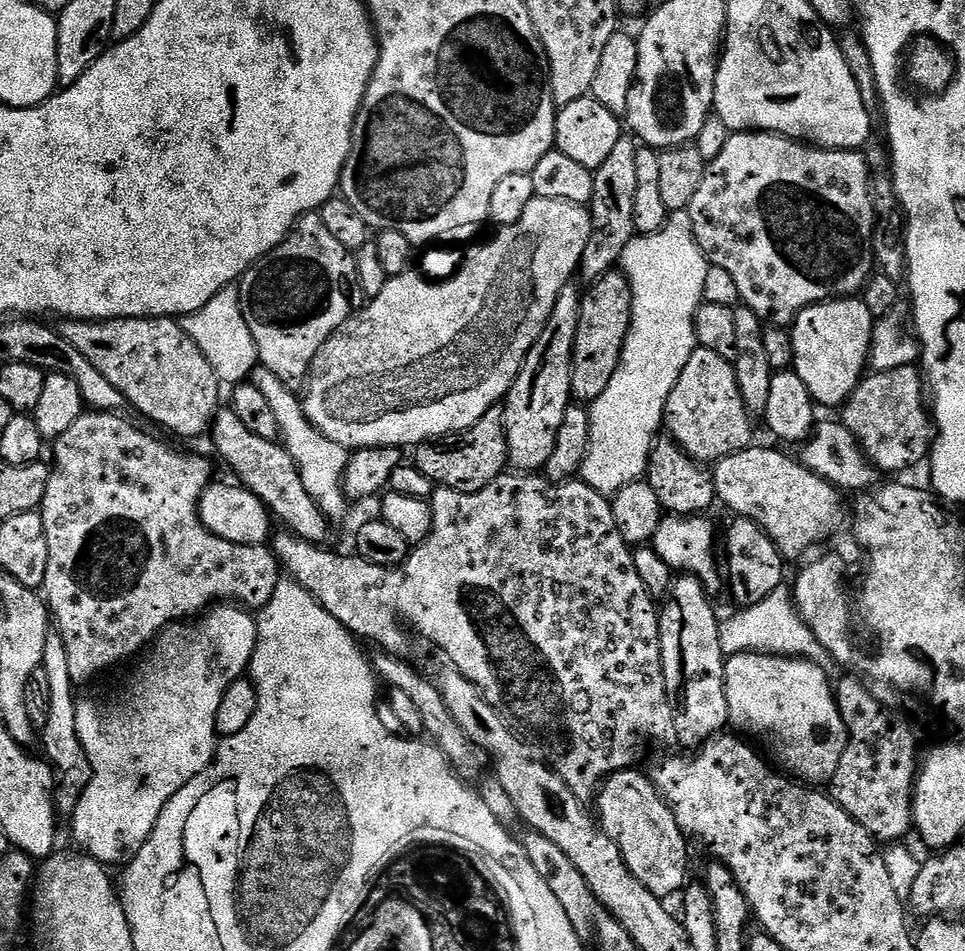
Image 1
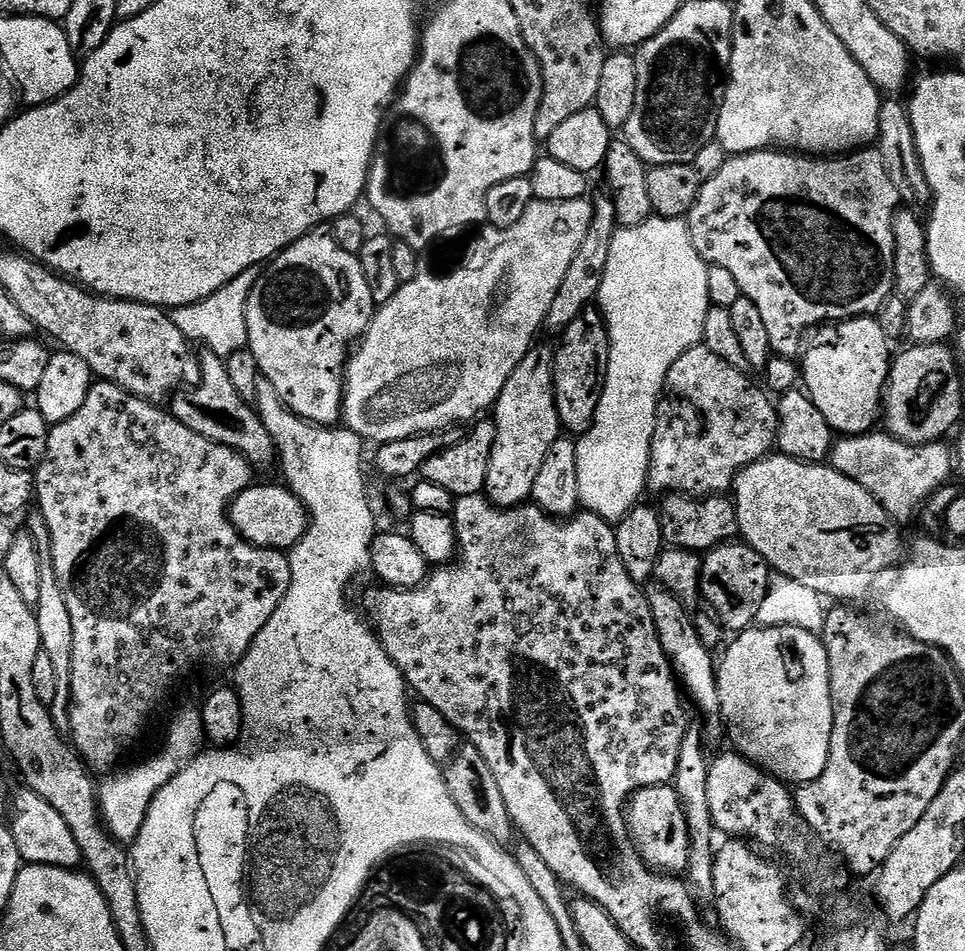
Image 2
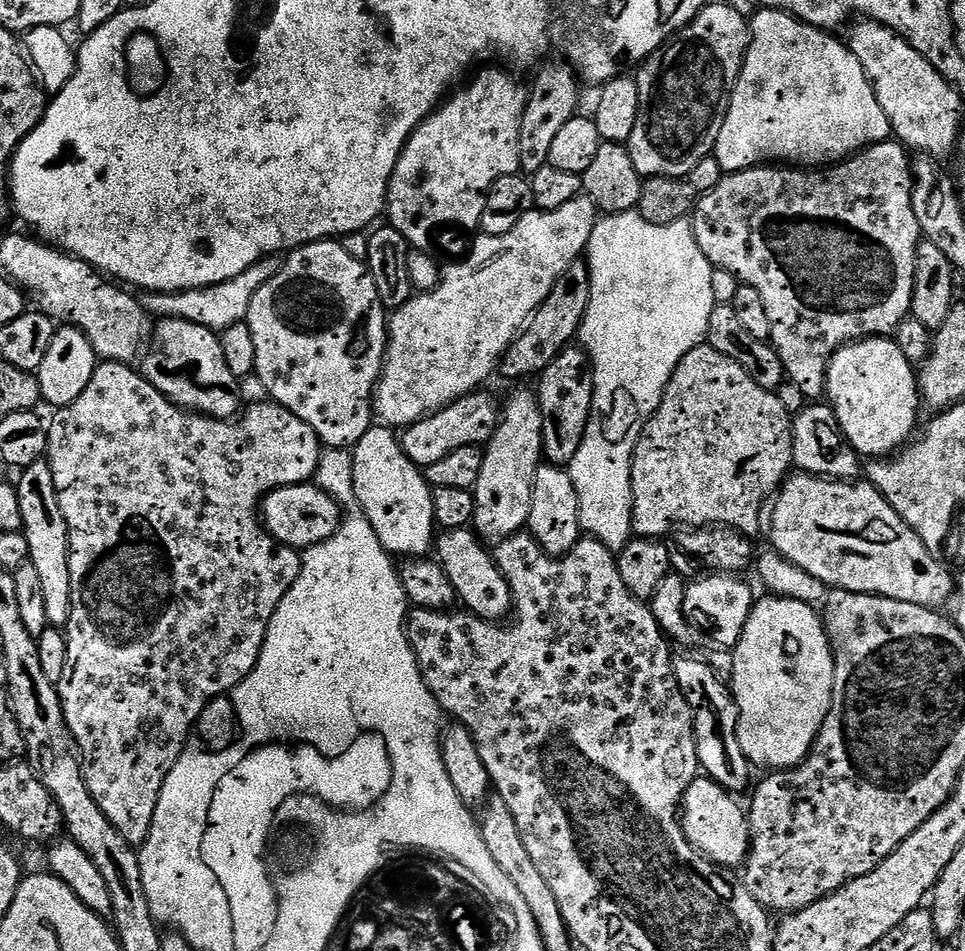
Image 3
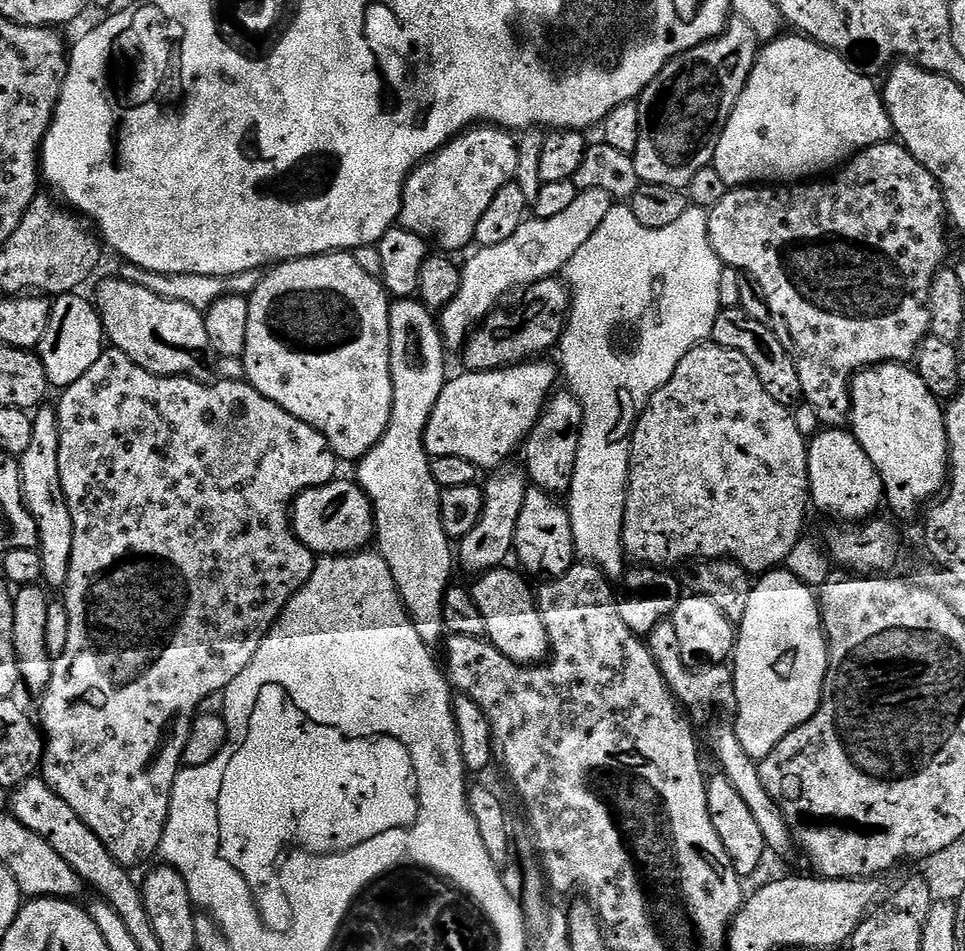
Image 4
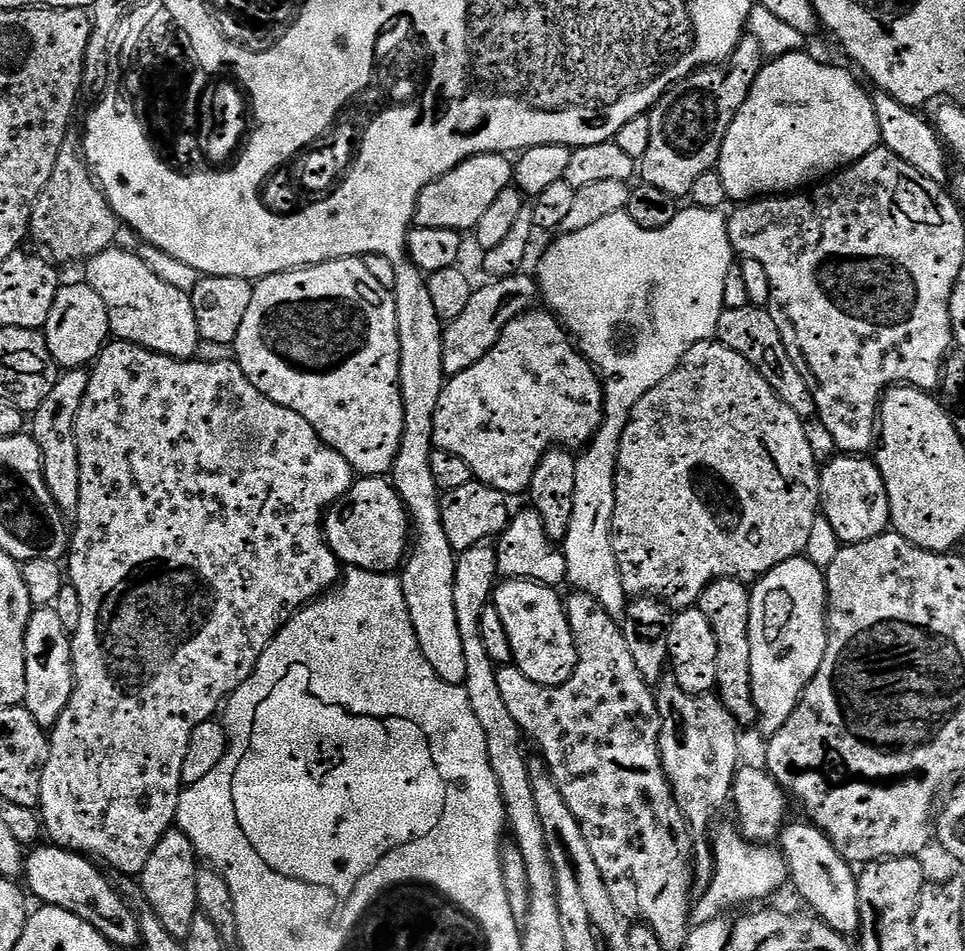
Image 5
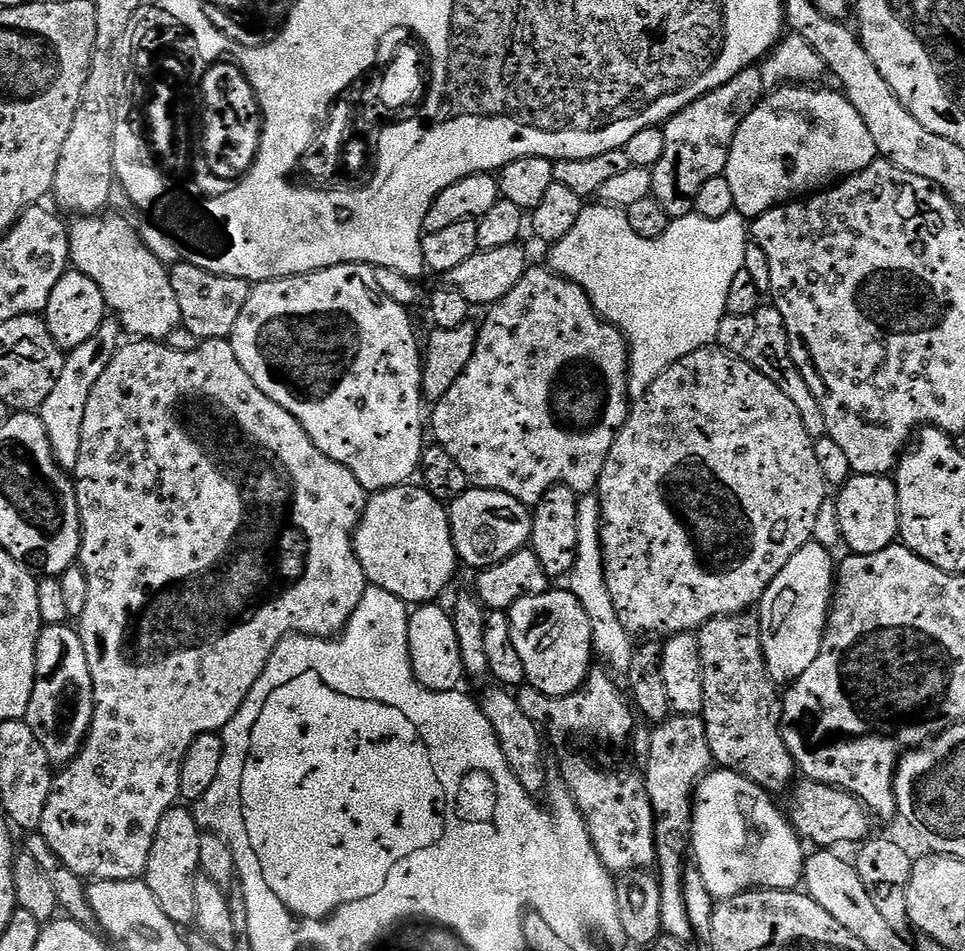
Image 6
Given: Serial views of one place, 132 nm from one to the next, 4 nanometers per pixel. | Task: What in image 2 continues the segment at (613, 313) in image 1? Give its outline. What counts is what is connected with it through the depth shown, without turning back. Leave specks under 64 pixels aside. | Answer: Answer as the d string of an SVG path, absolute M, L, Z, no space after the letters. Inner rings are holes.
M590 306L570 322L570 326L562 333L564 345L555 349L556 361L554 362L554 398L560 419L560 427L565 433L579 438L590 430L594 422L594 414L598 410L598 402L602 402L602 390L608 373L610 362L610 346L608 345L608 326L604 321L604 314L599 307Z

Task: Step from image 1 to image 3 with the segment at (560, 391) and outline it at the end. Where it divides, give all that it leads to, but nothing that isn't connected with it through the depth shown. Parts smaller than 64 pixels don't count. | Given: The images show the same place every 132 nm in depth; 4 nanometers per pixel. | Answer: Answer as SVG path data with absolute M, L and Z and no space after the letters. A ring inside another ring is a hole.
M535 391L516 392L508 401L503 401L496 429L491 440L484 448L482 474L478 474L478 482L474 489L476 497L476 518L474 531L481 541L499 542L510 538L515 532L521 531L530 518L530 490L534 486L534 474L542 463L542 416L536 401Z

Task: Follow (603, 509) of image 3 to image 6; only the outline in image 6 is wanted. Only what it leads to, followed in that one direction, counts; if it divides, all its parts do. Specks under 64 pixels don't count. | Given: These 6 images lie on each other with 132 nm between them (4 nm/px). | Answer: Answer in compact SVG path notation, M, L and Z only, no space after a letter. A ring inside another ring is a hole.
M596 202L593 208L592 205L586 206L582 210L582 214L578 214L578 222L574 222L574 226L571 227L570 234L566 234L566 238L562 238L558 243L551 245L552 264L550 263L550 268L558 275L565 276L567 280L573 280L578 286L582 286L582 290L590 298L593 306L596 307L597 314L603 316L608 323L619 328L620 333L624 335L624 339L628 342L628 394L629 397L635 398L646 394L646 390L652 385L654 378L658 378L667 368L674 366L674 362L686 358L686 354L694 354L694 350L716 344L718 326L728 311L726 294L730 294L730 282L734 282L735 276L744 270L746 246L749 242L749 225L746 223L745 217L735 210L726 214L724 218L714 218L713 220L695 214L677 216L669 223L668 229L658 239L647 240L638 234L634 234L634 230L630 230L627 211L603 202ZM584 494L578 500L578 558L570 573L570 591L580 599L586 614L590 614L593 633L605 632L608 635L607 663L627 673L634 647L634 636L618 622L618 610L614 610L614 602L610 598L610 590L606 590L606 574L604 573L604 555L600 545L600 498L596 494Z

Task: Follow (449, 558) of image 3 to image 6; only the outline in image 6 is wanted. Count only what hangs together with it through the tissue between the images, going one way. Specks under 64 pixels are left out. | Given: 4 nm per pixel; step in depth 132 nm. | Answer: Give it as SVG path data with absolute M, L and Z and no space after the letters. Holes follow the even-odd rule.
M549 590L518 598L507 613L510 638L514 638L514 646L526 666L527 683L547 696L565 696L578 690L594 666L592 623L580 599L570 590Z

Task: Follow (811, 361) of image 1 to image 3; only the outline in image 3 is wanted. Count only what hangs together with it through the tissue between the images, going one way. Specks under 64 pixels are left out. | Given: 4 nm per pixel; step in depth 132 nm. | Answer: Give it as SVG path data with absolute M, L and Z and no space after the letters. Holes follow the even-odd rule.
M883 336L855 340L836 351L828 364L826 400L834 410L842 434L861 458L888 458L899 452L913 439L912 431L920 420L920 412L922 413L917 369L906 358L906 354L898 350L895 339Z

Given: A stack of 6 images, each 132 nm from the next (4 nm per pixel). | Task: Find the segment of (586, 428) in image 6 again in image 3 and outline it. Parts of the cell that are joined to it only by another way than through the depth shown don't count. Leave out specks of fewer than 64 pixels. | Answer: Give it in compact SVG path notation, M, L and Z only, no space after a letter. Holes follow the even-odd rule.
M477 390L468 396L463 396L461 400L456 400L453 404L438 409L431 416L409 424L403 429L399 442L410 462L414 462L417 468L423 470L434 462L439 462L441 458L446 458L450 450L458 450L458 446L487 445L496 429L497 419L498 400L496 404L494 397L487 396L484 390Z

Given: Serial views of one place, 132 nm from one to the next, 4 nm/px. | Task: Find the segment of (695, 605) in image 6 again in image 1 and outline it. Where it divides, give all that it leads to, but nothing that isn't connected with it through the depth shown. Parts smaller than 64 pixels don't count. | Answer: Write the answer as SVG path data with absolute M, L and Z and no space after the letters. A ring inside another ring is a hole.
M696 347L690 362L678 374L674 390L666 402L663 427L691 460L708 466L753 443L753 413L744 405L733 361L714 354L709 348Z

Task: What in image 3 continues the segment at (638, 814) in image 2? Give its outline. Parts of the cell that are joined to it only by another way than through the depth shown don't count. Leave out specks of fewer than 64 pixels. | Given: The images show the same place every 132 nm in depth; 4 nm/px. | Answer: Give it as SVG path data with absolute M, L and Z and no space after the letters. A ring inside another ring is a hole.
M700 774L694 782L690 782L682 805L686 838L701 856L724 870L739 869L747 861L748 852L752 848L752 827L748 824L748 812L745 805L743 808L736 800L739 799L721 784Z

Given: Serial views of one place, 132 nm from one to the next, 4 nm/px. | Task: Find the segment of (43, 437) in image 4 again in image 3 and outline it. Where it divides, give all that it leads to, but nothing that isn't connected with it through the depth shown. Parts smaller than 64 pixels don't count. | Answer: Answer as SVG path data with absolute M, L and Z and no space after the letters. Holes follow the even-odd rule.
M47 459L39 460L19 473L20 481L14 487L18 494L18 510L22 510L22 529L30 542L28 563L33 564L42 581L46 618L53 628L63 629L70 618L70 538L62 506L58 506L58 490L54 490L54 474Z

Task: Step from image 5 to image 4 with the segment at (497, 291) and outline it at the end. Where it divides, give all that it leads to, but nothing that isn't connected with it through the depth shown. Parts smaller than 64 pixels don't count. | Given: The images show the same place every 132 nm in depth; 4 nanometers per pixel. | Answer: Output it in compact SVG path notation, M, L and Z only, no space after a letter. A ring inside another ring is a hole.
M549 278L529 284L519 293L520 301L513 308L497 310L484 317L479 326L473 327L464 341L463 367L469 372L489 372L523 364L526 360L543 357L560 343L560 335L568 325L568 311L572 308L572 293L560 278Z

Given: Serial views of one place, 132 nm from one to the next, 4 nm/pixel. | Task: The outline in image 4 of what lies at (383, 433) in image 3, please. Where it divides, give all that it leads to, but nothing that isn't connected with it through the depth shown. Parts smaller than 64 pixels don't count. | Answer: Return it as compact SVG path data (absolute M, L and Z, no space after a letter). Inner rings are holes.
M393 299L388 306L388 317L390 318L390 374L394 386L392 413L390 422L386 426L386 434L382 434L378 443L355 465L354 479L372 503L374 544L380 557L386 562L386 566L390 566L390 574L394 574L394 582L398 586L398 594L402 598L404 608L408 611L408 618L414 630L418 630L418 638L422 638L424 644L436 646L436 643L439 645L446 636L442 602L453 583L454 544L448 539L446 530L442 530L441 489L434 482L432 461L424 445L424 431L430 422L434 402L438 402L438 394L442 394L446 383L446 375L444 376L446 345L433 309L427 308L419 299Z

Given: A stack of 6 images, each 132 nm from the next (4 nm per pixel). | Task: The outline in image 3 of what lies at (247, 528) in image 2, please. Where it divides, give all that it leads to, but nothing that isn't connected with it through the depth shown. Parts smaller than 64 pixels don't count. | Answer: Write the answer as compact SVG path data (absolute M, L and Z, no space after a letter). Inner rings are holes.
M312 482L275 488L262 501L262 523L268 529L268 533L279 544L297 550L307 550L318 542L326 542L326 538L336 533L341 519L341 505Z

